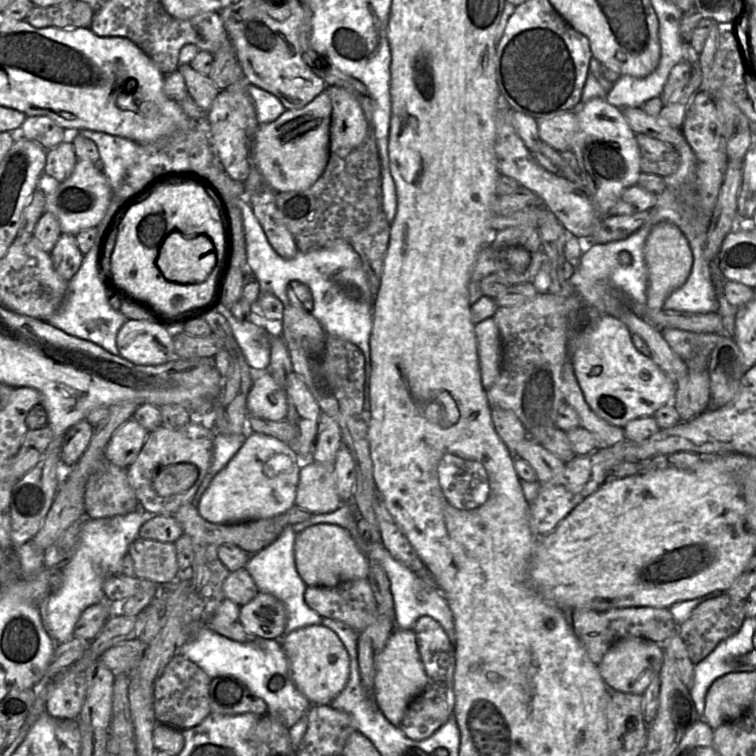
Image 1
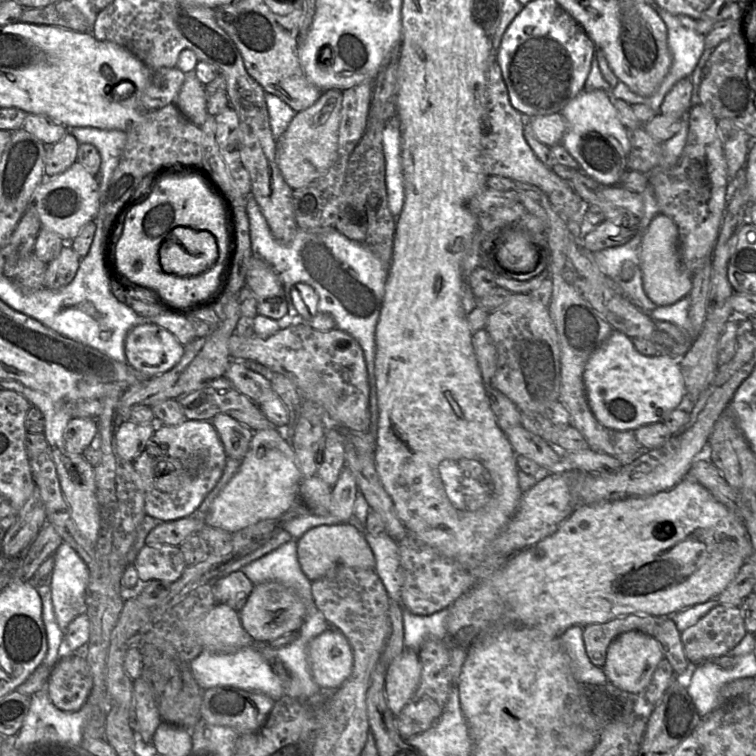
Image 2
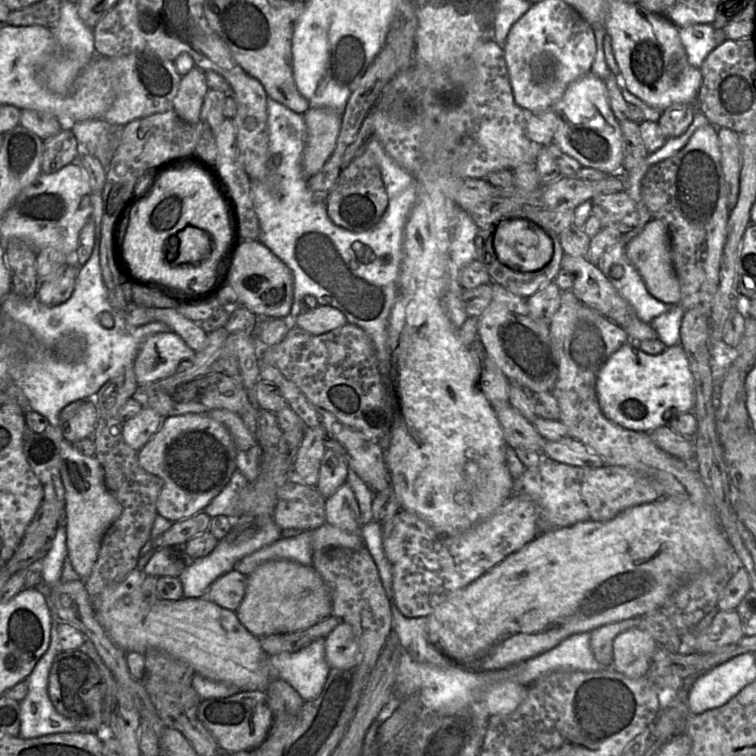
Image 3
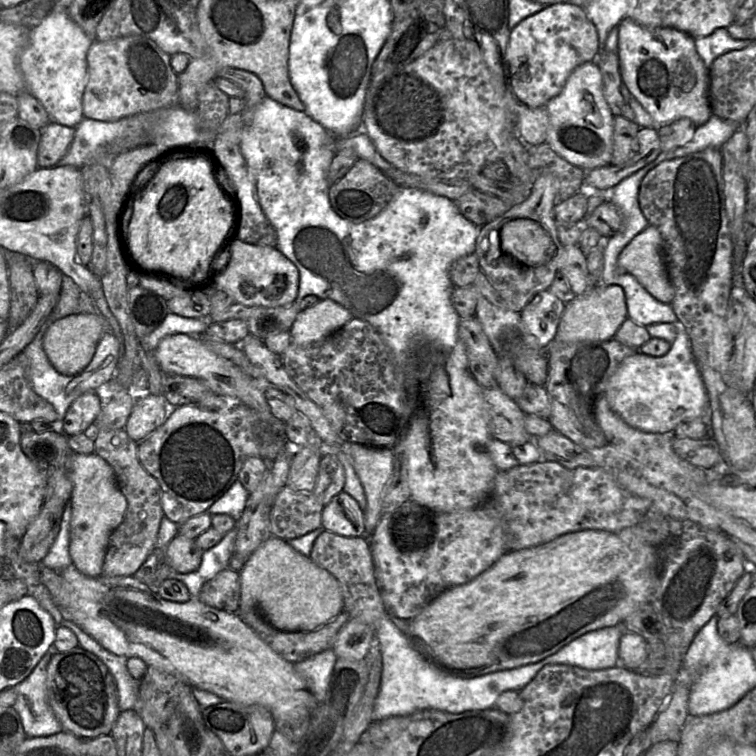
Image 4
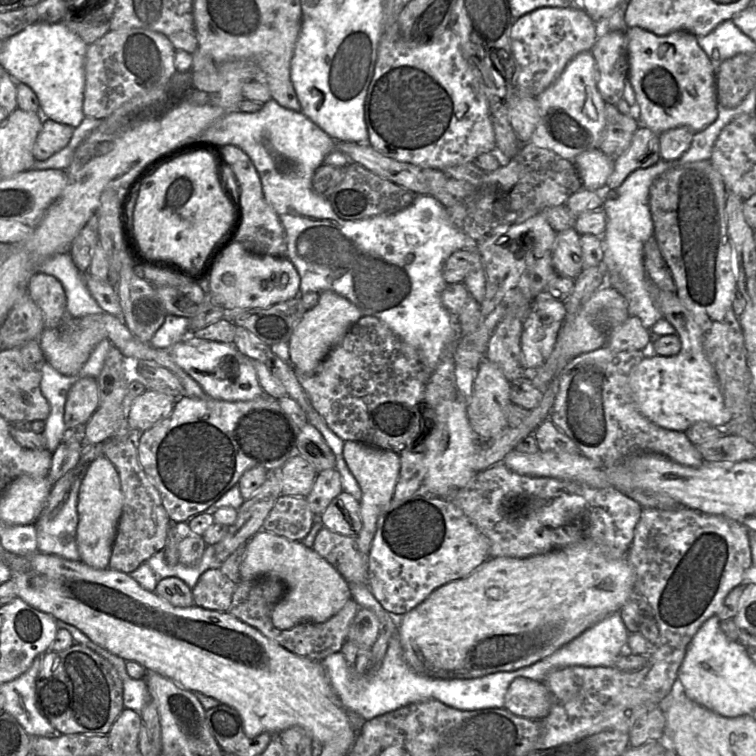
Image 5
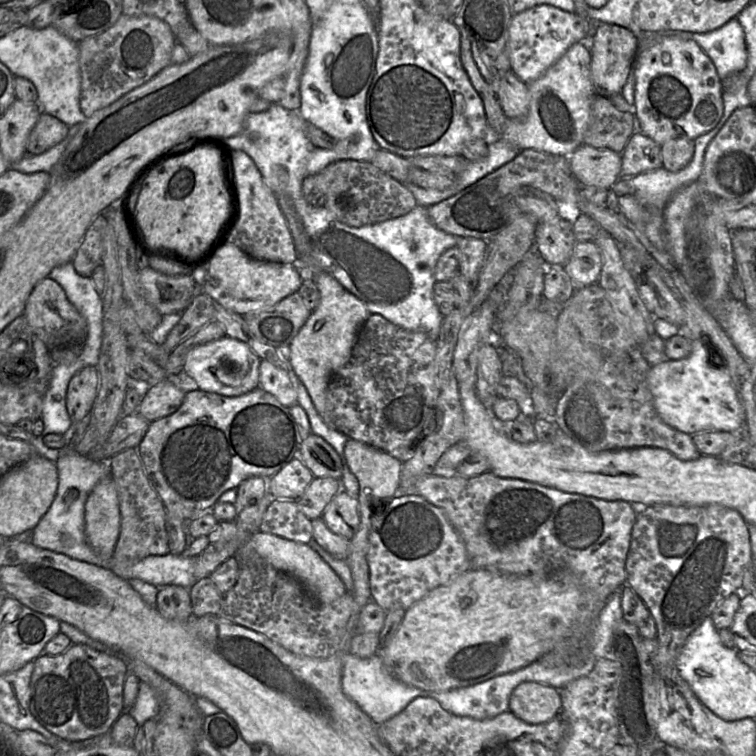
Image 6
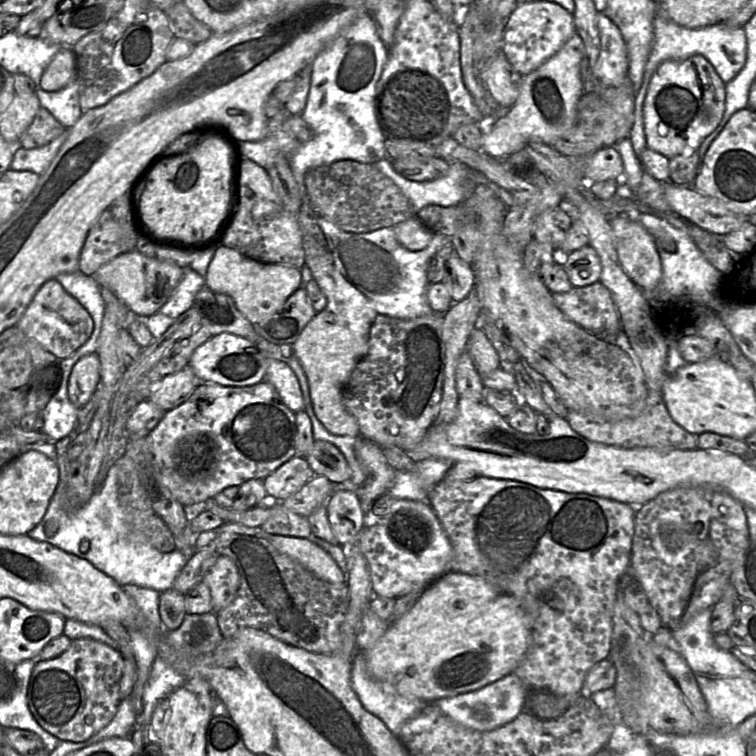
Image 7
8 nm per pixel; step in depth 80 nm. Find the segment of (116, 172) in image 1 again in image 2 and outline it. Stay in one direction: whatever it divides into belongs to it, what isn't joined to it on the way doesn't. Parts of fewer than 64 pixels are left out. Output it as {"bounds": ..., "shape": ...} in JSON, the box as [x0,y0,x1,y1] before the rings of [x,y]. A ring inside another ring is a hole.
{"bounds":[68,127,127,205],"shape":[[[75,127],[68,129],[68,132],[70,132],[80,144],[87,143],[94,145],[101,156],[100,172],[96,177],[99,182],[102,205],[103,193],[106,191],[113,172],[119,163],[120,157],[126,144],[127,133],[120,130],[104,130],[93,127]]]}

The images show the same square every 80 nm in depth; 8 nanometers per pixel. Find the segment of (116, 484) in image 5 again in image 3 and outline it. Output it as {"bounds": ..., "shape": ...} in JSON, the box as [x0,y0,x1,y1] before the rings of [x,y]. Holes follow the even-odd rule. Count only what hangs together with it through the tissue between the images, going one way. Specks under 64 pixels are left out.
{"bounds":[60,439,122,582],"shape":[[[65,439],[60,443],[60,454],[66,496],[67,555],[72,568],[84,582],[97,560],[102,537],[121,515],[122,506],[107,489],[103,468],[95,456],[82,455]]]}

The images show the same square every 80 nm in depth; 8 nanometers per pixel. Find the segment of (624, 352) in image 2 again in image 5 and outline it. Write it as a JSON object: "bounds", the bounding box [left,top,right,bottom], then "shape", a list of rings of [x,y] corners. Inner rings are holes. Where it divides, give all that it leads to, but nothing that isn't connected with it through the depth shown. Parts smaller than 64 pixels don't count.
{"bounds":[629,281,731,432],"shape":[[[650,281],[649,283],[654,291],[655,304],[662,312],[663,318],[677,330],[677,335],[681,341],[681,350],[674,356],[646,356],[630,372],[629,383],[640,412],[651,422],[669,430],[685,432],[697,422],[707,422],[715,427],[723,428],[730,421],[731,412],[725,406],[714,369],[705,354],[699,325],[675,291],[663,290],[654,286]]]}

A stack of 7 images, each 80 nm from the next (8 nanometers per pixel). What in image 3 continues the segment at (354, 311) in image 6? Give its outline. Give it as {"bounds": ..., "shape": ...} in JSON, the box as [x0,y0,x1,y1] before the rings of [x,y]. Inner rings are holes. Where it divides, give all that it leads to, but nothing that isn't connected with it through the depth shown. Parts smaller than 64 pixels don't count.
{"bounds":[296,305,347,335],"shape":[[[318,305],[306,313],[300,313],[296,326],[312,335],[321,335],[347,324],[345,315],[329,305]]]}

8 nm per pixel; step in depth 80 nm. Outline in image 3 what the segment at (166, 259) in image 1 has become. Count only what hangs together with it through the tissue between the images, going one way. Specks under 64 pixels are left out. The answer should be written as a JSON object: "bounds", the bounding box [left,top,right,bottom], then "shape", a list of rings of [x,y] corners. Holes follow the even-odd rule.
{"bounds":[173,226,212,266],"shape":[[[188,226],[180,230],[176,237],[179,241],[176,258],[173,266],[181,264],[200,265],[205,262],[212,252],[212,238],[202,229]]]}

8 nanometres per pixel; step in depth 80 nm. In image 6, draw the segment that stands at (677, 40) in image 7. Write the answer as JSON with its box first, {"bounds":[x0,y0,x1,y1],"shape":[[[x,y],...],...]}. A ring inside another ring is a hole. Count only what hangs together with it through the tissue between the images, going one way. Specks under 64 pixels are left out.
{"bounds":[638,18,748,81],"shape":[[[732,18],[715,30],[704,33],[681,30],[642,31],[638,37],[639,51],[645,50],[664,36],[694,40],[714,63],[721,81],[746,67],[748,52],[745,32],[736,18]]]}

